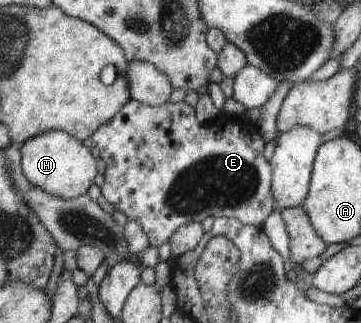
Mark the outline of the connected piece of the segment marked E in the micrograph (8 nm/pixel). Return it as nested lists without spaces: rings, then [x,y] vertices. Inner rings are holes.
[[[137,100],[127,102],[118,114],[112,119],[101,124],[91,135],[93,146],[99,149],[100,157],[105,161],[105,172],[103,173],[104,181],[101,183],[101,193],[113,207],[121,213],[125,213],[128,221],[135,221],[141,225],[151,247],[161,247],[163,243],[170,241],[170,237],[181,228],[182,225],[190,224],[191,222],[201,223],[206,217],[227,218],[243,222],[243,225],[252,225],[261,227],[263,221],[269,217],[273,211],[273,196],[269,187],[271,185],[271,168],[269,161],[263,155],[263,139],[262,135],[257,135],[257,131],[251,125],[241,125],[239,118],[225,119],[223,115],[217,117],[215,121],[209,123],[201,123],[195,115],[195,108],[183,102],[167,102],[159,106],[148,106],[140,104]]]

